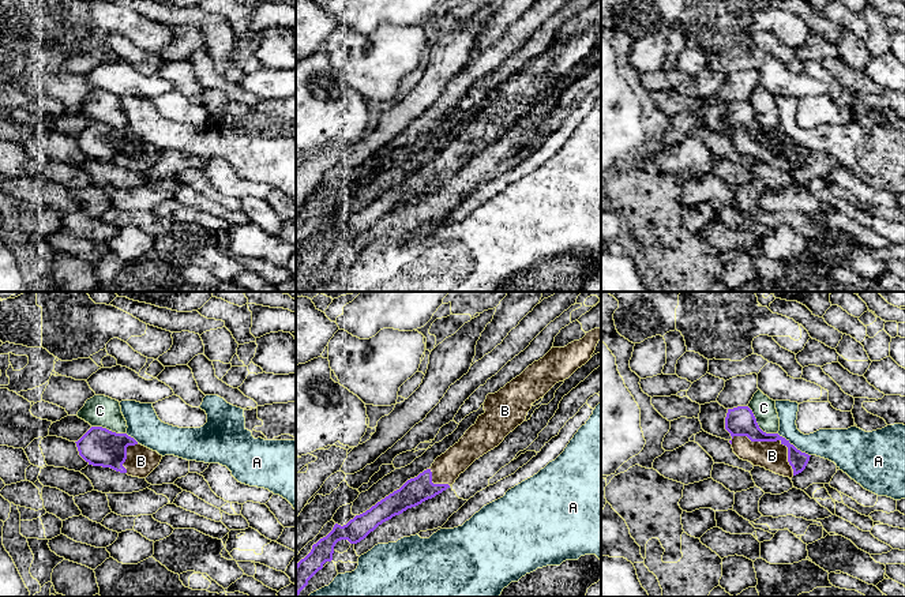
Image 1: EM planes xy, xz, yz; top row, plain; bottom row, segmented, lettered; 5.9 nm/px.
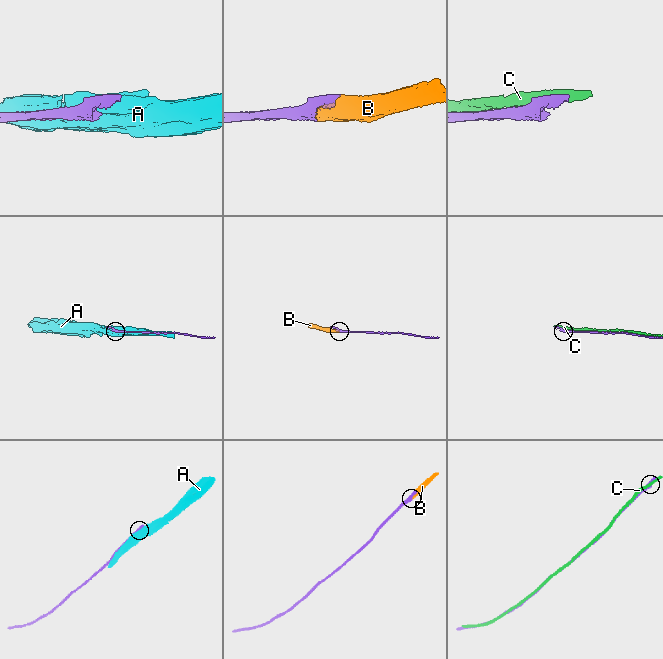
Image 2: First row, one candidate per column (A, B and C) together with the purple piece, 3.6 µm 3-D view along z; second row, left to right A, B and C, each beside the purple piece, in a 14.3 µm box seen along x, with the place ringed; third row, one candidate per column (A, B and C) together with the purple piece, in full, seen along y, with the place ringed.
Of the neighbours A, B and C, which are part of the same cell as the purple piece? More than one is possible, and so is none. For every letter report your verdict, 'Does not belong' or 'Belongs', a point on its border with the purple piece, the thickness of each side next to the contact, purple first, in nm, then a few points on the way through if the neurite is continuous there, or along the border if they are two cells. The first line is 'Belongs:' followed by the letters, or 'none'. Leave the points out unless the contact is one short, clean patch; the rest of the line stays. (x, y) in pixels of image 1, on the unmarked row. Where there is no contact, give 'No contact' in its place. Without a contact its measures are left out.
Belongs: B
A: Does not belong. Touches purple at yz (792, 139). Thickness 110 nm (purple) against 190 nm
B: Belongs. Touches purple at yz (773, 135). Thickness 180 nm (purple) against 170 nm
C: Does not belong. Touches purple at yz (758, 120). Thickness 180 nm (purple) against 140 nm

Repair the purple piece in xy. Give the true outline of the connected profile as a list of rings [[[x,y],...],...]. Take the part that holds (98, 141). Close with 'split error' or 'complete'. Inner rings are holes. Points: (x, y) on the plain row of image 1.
[[[91,121],[76,138],[79,150],[93,161],[110,162],[132,172],[146,173],[162,150],[139,139],[127,128]]] | split error

